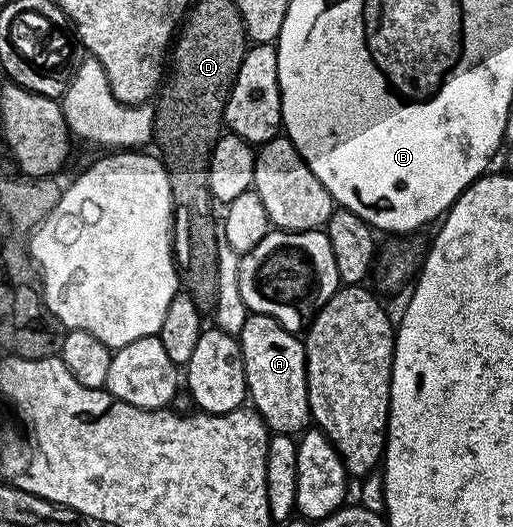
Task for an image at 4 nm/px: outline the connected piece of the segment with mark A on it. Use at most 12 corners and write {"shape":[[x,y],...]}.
{"shape":[[251,313],[237,336],[272,434],[312,424],[304,342]]}

